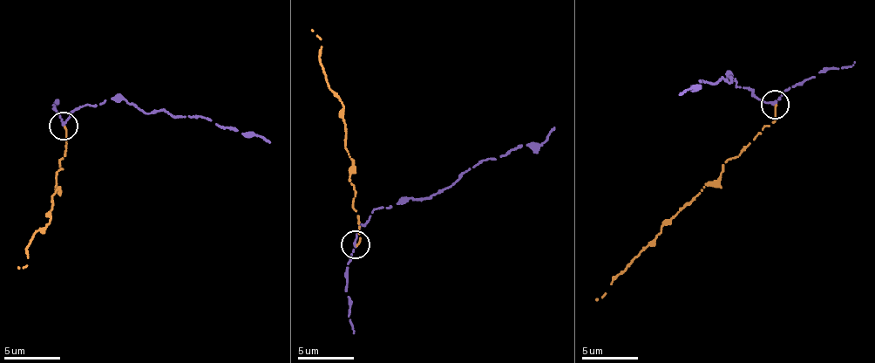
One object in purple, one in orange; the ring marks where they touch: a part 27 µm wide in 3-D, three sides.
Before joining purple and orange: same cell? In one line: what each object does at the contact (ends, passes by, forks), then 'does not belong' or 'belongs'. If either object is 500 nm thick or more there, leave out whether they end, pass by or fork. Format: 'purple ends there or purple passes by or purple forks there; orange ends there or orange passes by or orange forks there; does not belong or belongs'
purple ends there; orange ends there; does not belong

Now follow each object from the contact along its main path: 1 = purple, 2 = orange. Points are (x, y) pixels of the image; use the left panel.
1: (64, 126), (81, 106), (119, 99), (153, 113), (200, 116), (214, 125), (270, 141)
2: (64, 126), (67, 145), (52, 195), (50, 222), (26, 248), (27, 265), (17, 269)

